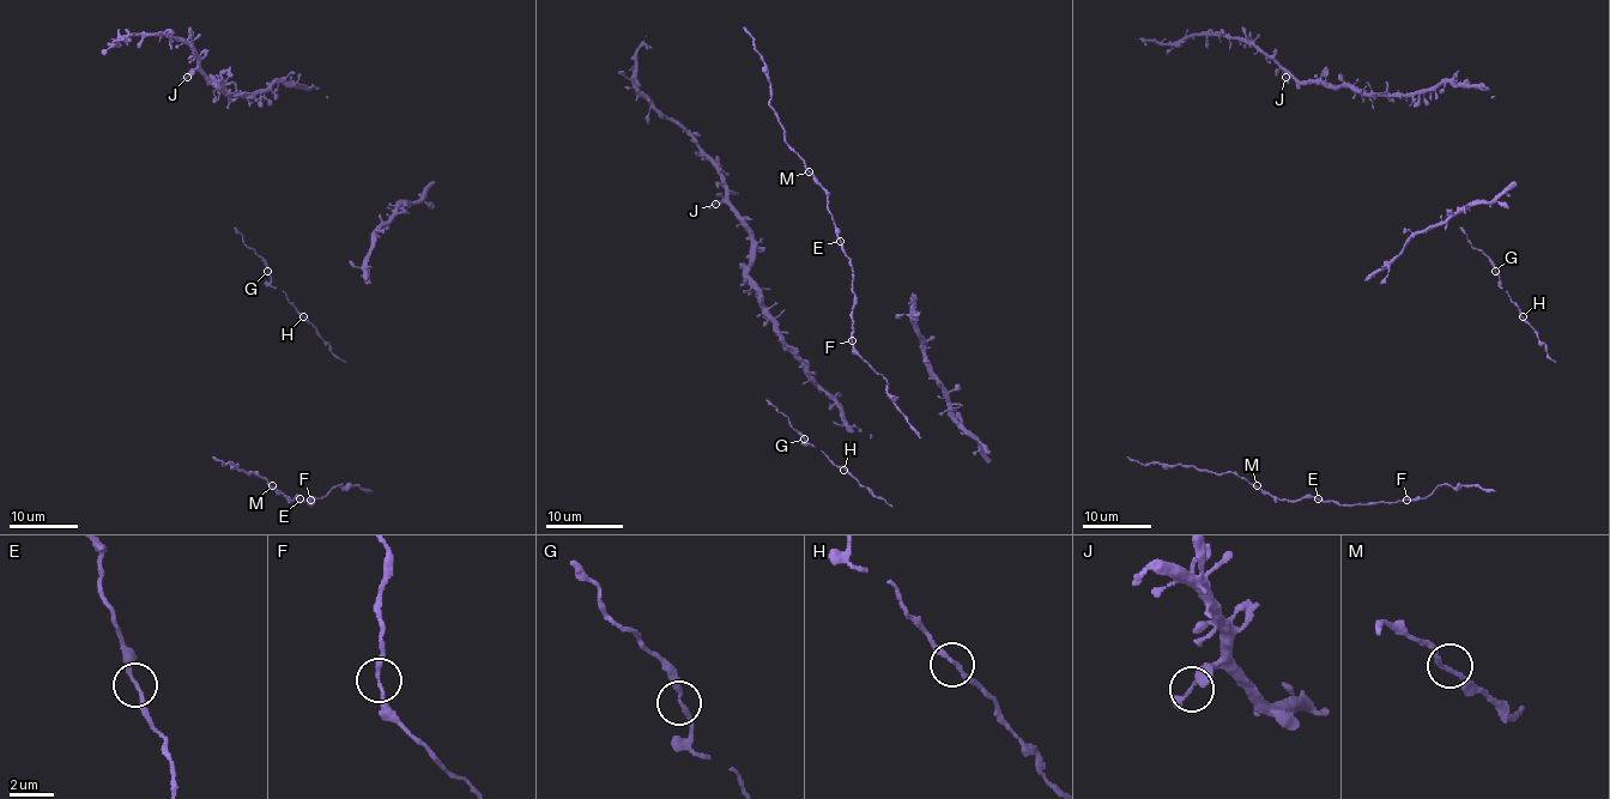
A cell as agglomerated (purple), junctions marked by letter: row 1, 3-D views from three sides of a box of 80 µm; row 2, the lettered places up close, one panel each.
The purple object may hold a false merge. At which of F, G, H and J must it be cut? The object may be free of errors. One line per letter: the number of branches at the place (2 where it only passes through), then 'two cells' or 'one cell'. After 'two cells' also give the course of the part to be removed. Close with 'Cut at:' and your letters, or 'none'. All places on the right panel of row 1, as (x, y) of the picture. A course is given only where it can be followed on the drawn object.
F: branches 2; one cell
G: branches 2; one cell
H: branches 2; one cell
J: branches 2; one cell
Cut at: none

